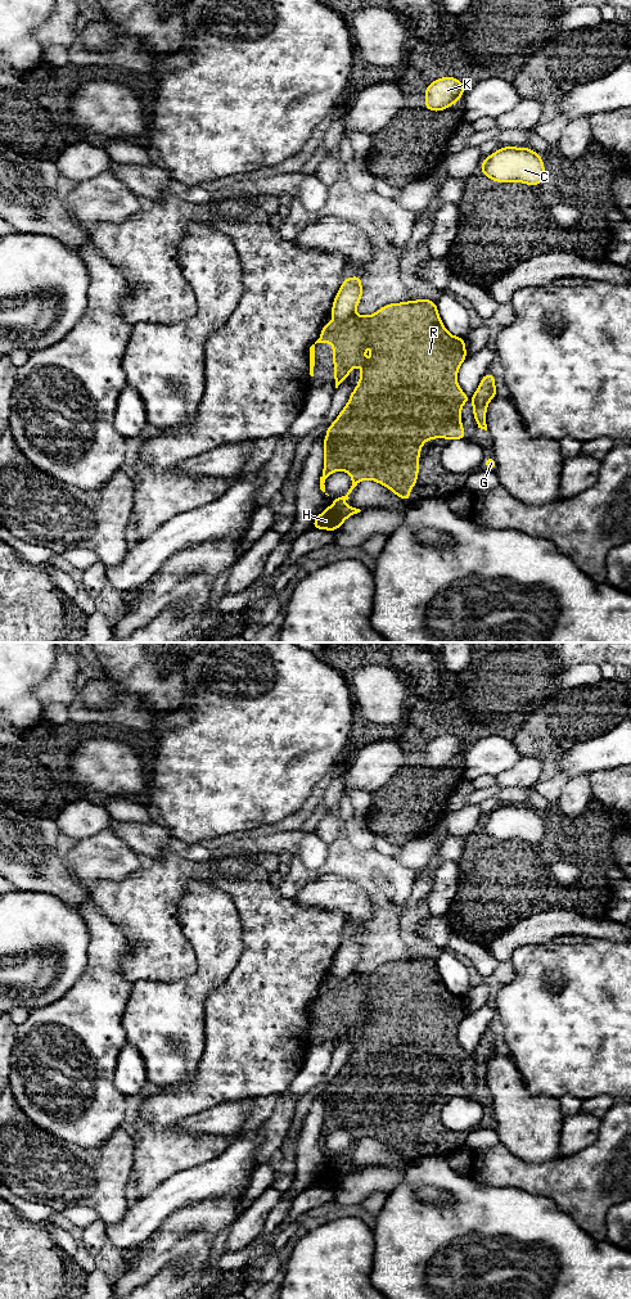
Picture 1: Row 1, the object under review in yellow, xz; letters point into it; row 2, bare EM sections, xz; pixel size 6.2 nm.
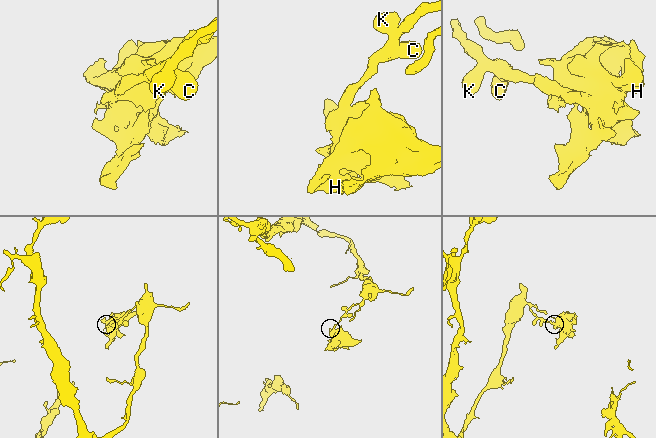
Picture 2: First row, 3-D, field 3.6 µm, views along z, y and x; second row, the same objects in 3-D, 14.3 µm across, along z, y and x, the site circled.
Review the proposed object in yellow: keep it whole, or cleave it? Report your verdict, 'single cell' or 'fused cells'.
fused cells

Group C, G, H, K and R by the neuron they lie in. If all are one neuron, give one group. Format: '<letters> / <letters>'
C K / G H R

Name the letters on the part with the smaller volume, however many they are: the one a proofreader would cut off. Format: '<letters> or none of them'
G, H, R

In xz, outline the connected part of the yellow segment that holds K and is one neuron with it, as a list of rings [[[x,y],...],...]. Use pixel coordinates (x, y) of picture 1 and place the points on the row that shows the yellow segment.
[[[442,77],[425,89],[425,108],[440,112],[460,100],[465,86],[455,77]]]

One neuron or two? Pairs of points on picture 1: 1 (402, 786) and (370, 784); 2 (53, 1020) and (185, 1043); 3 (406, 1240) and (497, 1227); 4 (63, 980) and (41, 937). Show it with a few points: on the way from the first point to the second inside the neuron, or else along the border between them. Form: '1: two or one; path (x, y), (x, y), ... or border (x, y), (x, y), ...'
1: two; border (404, 763), (390, 780), (373, 793)
2: two; border (127, 1004), (122, 1015), (126, 1041)
3: one; path (429, 1219), (474, 1217)
4: one; path (67, 966), (67, 951), (55, 939)

